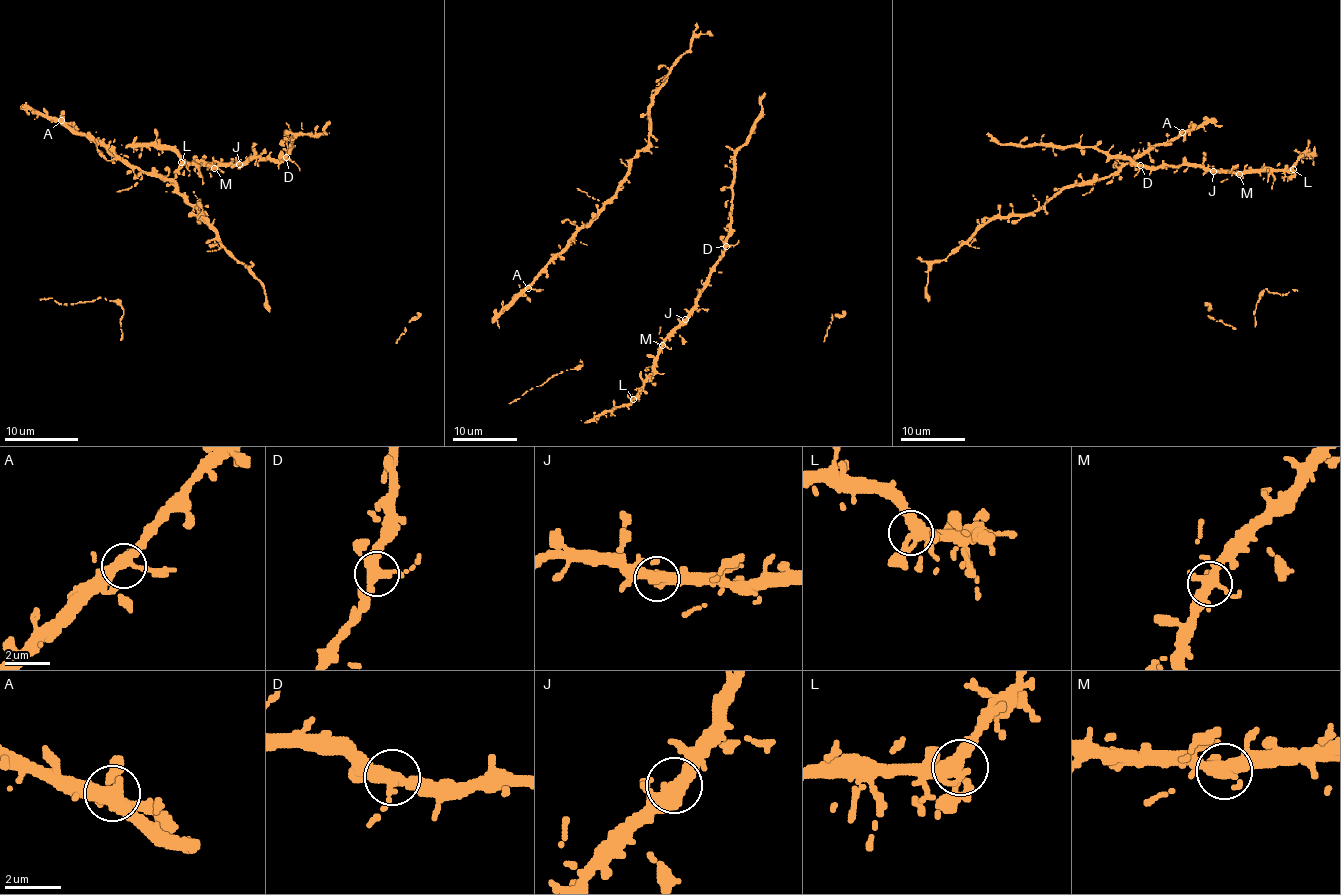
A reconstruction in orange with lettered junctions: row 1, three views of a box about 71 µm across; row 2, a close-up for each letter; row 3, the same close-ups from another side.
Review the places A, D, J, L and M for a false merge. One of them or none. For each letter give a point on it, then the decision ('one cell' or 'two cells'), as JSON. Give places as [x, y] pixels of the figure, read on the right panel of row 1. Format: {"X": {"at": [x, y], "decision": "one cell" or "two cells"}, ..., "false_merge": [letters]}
{"A": {"at": [1182, 132], "decision": "one cell"}, "D": {"at": [1140, 165], "decision": "one cell"}, "J": {"at": [1213, 171], "decision": "one cell"}, "L": {"at": [1293, 169], "decision": "one cell"}, "M": {"at": [1239, 174], "decision": "one cell"}, "false_merge": []}

